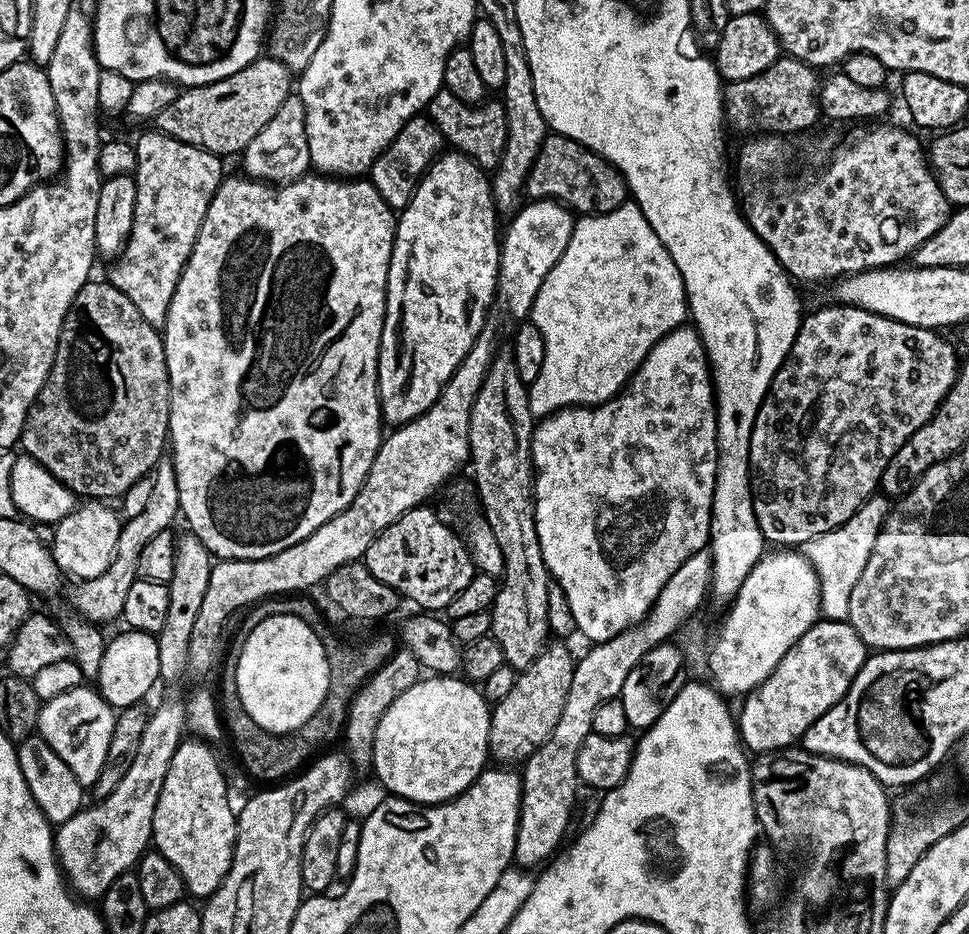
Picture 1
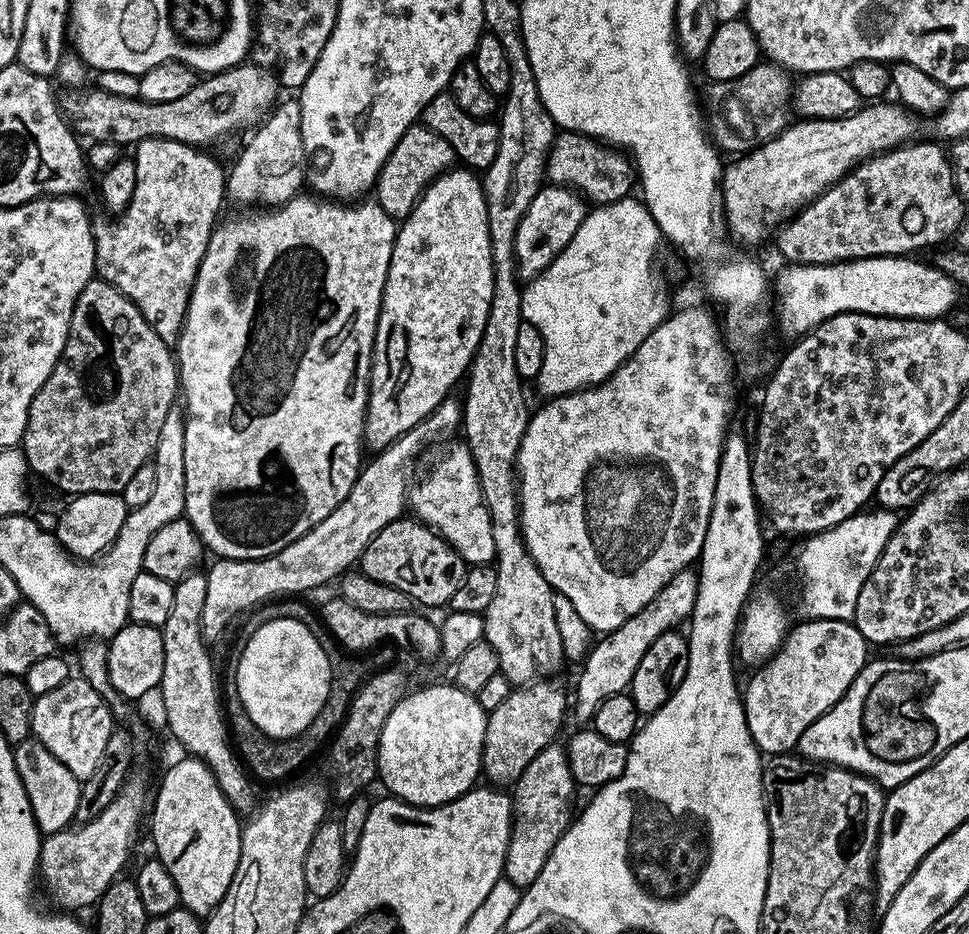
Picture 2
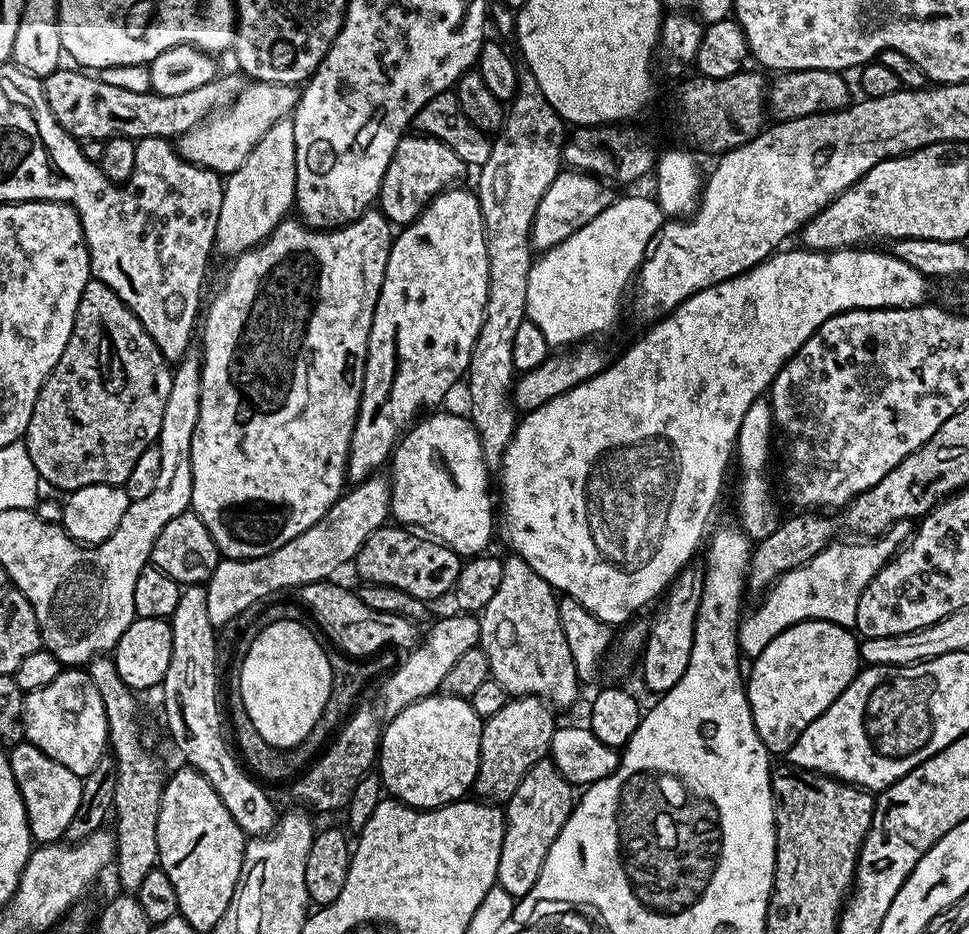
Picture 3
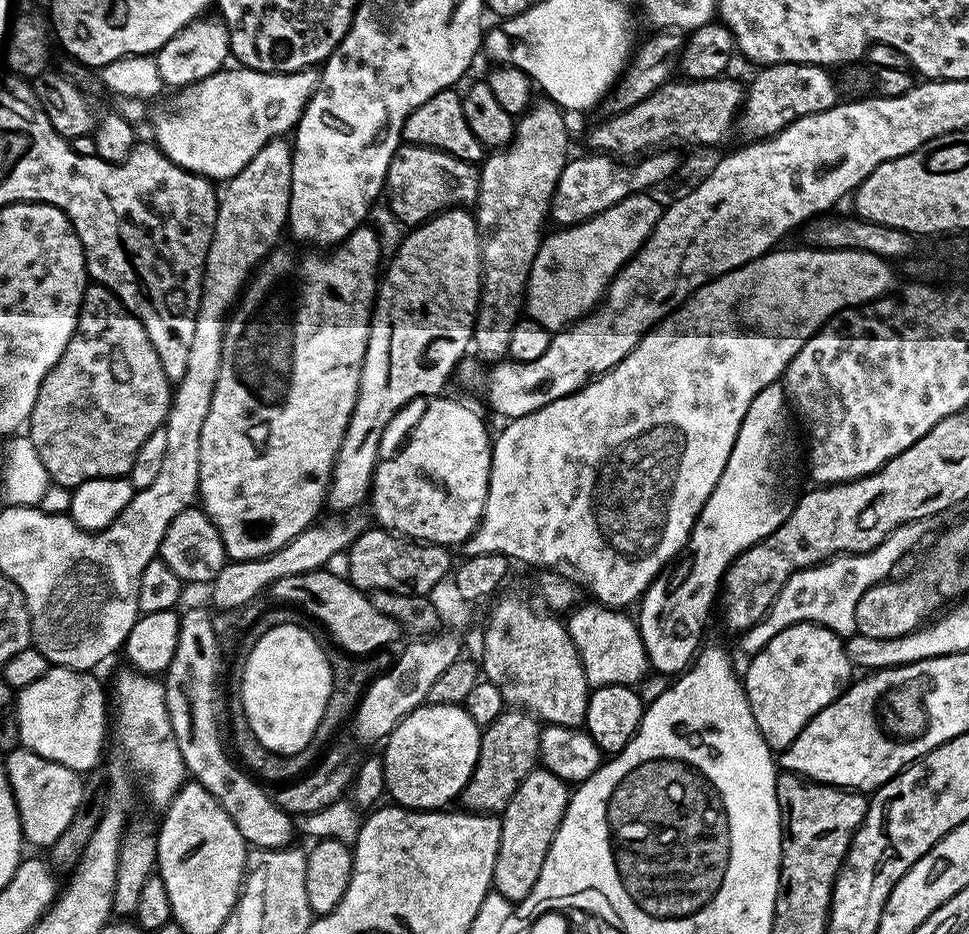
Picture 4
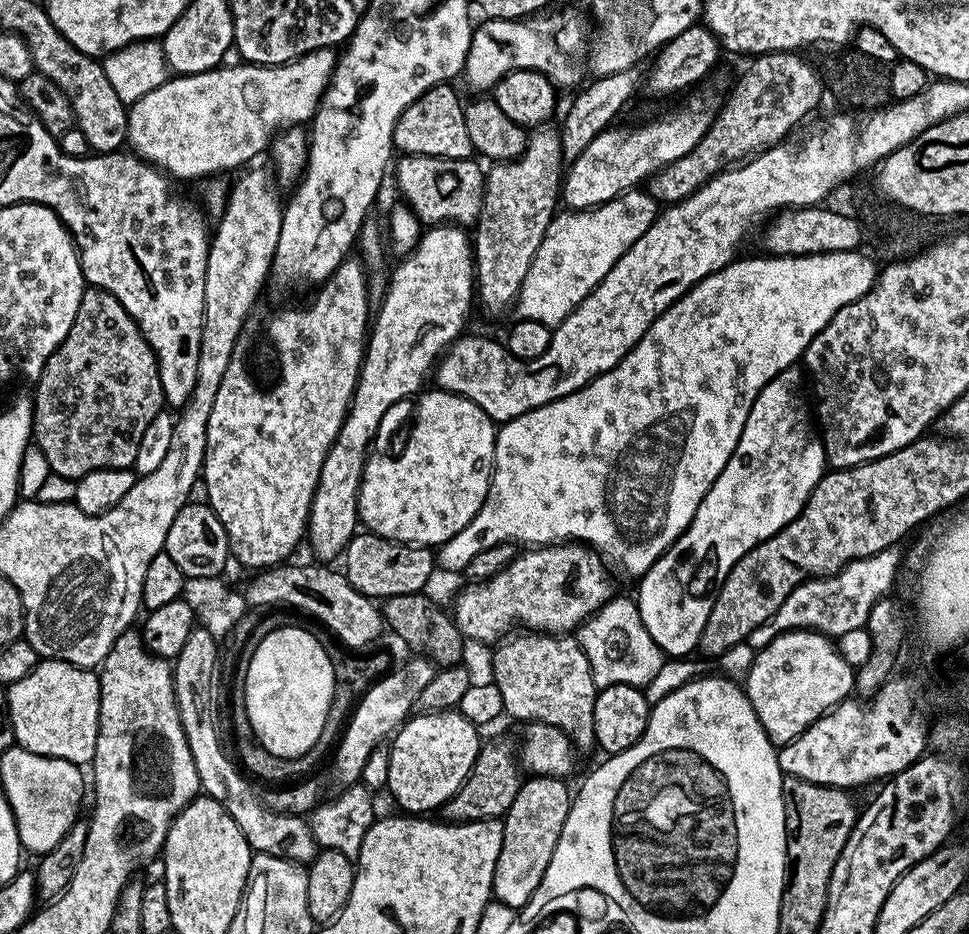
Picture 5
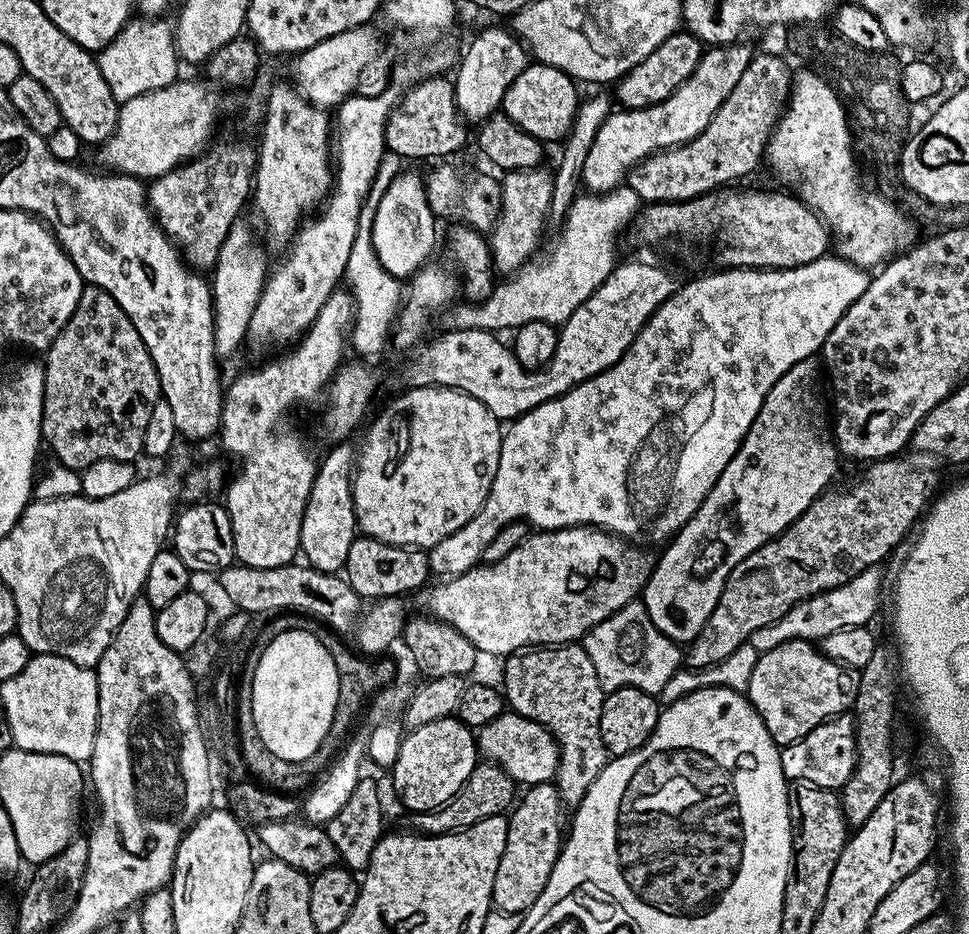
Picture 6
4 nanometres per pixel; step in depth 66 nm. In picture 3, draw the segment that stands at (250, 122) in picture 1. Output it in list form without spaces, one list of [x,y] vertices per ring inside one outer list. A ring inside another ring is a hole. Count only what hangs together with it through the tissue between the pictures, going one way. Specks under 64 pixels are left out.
[[[71,67],[56,68],[54,74],[43,77],[42,83],[50,114],[58,118],[58,126],[77,142],[113,140],[115,136],[135,141],[159,136],[179,138],[233,104],[246,83],[243,75],[220,74],[215,80],[206,82],[206,86],[198,86],[198,90],[189,90],[187,94],[158,94],[151,90],[135,92],[122,90],[122,86],[110,86],[110,82],[102,82],[99,75]]]

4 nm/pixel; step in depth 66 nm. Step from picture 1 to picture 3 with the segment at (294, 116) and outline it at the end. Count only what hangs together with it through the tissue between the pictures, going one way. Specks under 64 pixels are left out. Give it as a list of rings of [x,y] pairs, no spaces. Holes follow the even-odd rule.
[[[291,119],[274,122],[250,150],[246,162],[224,180],[215,251],[235,258],[261,244],[293,211],[296,202],[296,147]]]

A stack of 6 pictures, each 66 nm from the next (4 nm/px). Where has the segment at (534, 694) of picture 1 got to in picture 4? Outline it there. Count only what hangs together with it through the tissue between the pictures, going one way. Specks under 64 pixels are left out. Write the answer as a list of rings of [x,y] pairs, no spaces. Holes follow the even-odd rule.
[[[506,710],[494,723],[488,725],[480,734],[478,762],[470,774],[468,784],[458,797],[463,811],[476,812],[479,816],[503,814],[514,798],[514,790],[522,786],[522,778],[537,767],[540,759],[541,721],[531,712]]]

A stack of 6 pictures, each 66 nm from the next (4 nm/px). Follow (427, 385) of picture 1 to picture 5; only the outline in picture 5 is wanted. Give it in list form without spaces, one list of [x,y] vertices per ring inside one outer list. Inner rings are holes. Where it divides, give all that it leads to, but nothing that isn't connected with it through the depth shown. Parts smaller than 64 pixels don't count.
[[[432,226],[427,229],[421,235],[420,241],[417,242],[416,247],[411,252],[407,253],[403,257],[404,260],[397,266],[393,272],[390,272],[388,276],[388,286],[384,290],[384,295],[379,301],[380,309],[375,309],[374,319],[370,324],[370,335],[366,340],[366,347],[364,349],[364,363],[360,365],[360,374],[356,381],[356,390],[352,394],[352,402],[348,406],[348,415],[344,417],[342,426],[340,427],[340,433],[334,438],[334,442],[330,446],[330,450],[326,454],[326,462],[322,462],[322,474],[318,474],[318,486],[314,490],[314,498],[312,499],[312,505],[308,511],[308,526],[306,529],[306,544],[312,547],[312,552],[317,561],[320,562],[332,562],[332,559],[343,557],[344,547],[352,541],[353,536],[358,531],[358,517],[360,511],[358,510],[358,494],[360,493],[360,483],[362,482],[362,474],[364,473],[364,467],[368,461],[370,453],[373,451],[372,439],[376,436],[376,431],[380,428],[380,423],[384,420],[384,415],[395,406],[399,400],[404,400],[407,396],[415,397],[417,393],[425,387],[424,379],[429,379],[430,373],[435,369],[441,356],[447,352],[448,348],[456,340],[460,339],[462,333],[465,331],[464,323],[468,320],[468,311],[471,310],[472,304],[474,308],[474,244],[468,236],[463,227],[460,226]]]

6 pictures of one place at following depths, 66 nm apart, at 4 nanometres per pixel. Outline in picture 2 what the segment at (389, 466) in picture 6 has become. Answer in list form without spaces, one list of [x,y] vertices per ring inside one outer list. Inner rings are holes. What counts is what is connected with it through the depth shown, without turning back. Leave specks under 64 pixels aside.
[[[445,443],[428,469],[408,489],[407,503],[415,519],[436,529],[440,537],[463,558],[465,565],[491,565],[496,559],[494,534],[490,531],[490,514],[484,505],[474,458],[467,443]]]

